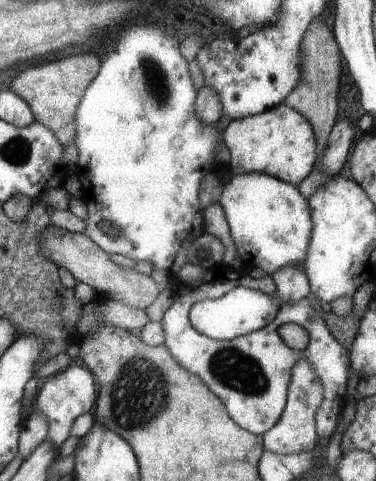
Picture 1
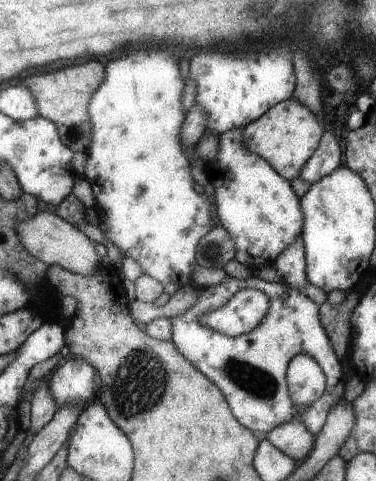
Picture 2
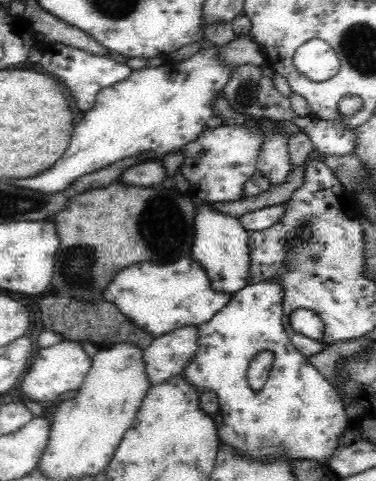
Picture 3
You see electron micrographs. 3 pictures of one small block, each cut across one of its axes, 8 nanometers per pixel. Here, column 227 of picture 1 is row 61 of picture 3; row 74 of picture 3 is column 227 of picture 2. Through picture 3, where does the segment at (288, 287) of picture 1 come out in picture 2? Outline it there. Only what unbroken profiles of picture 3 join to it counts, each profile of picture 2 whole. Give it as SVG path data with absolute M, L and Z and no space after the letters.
M239 290L229 302L215 312L203 314L199 318L201 326L207 330L221 332L225 336L239 336L251 332L269 310L269 298L261 290Z

